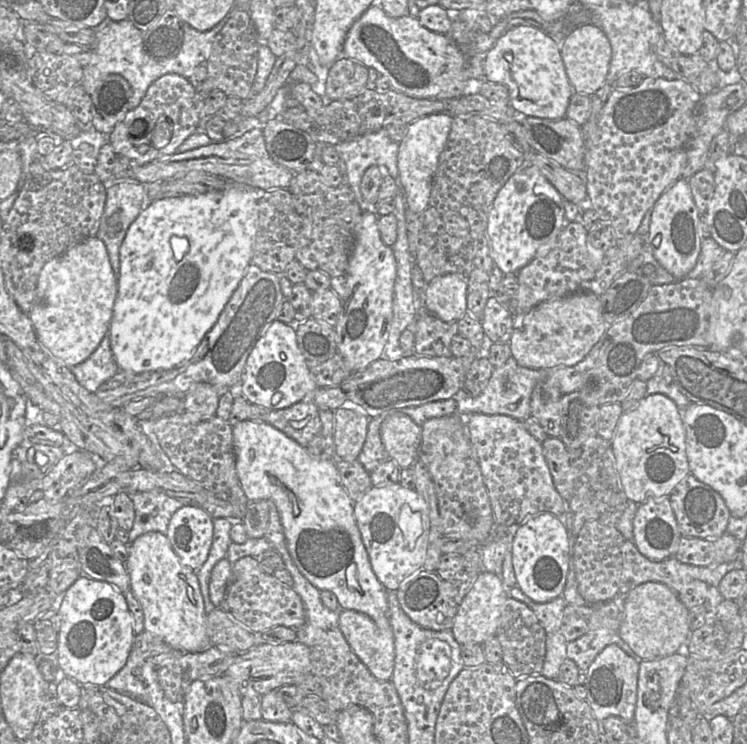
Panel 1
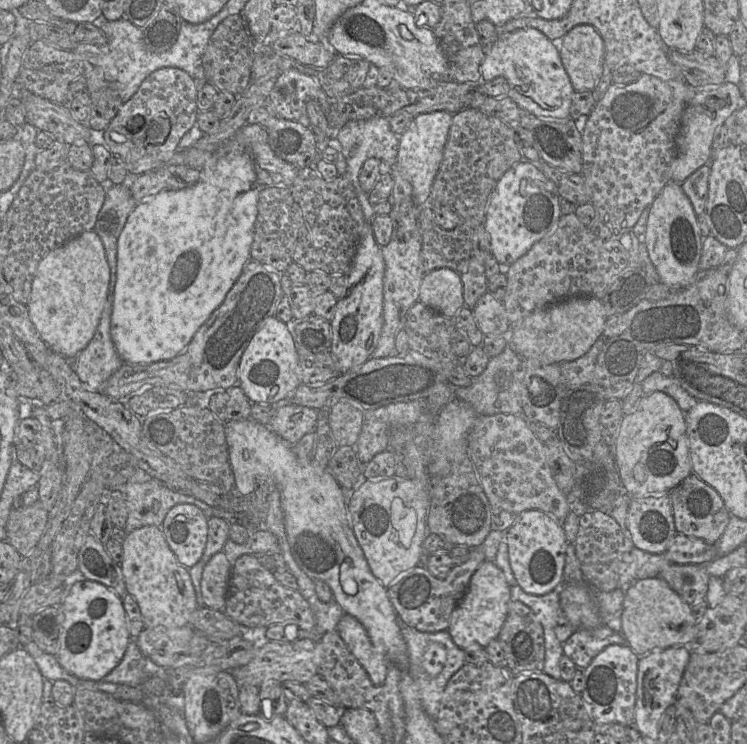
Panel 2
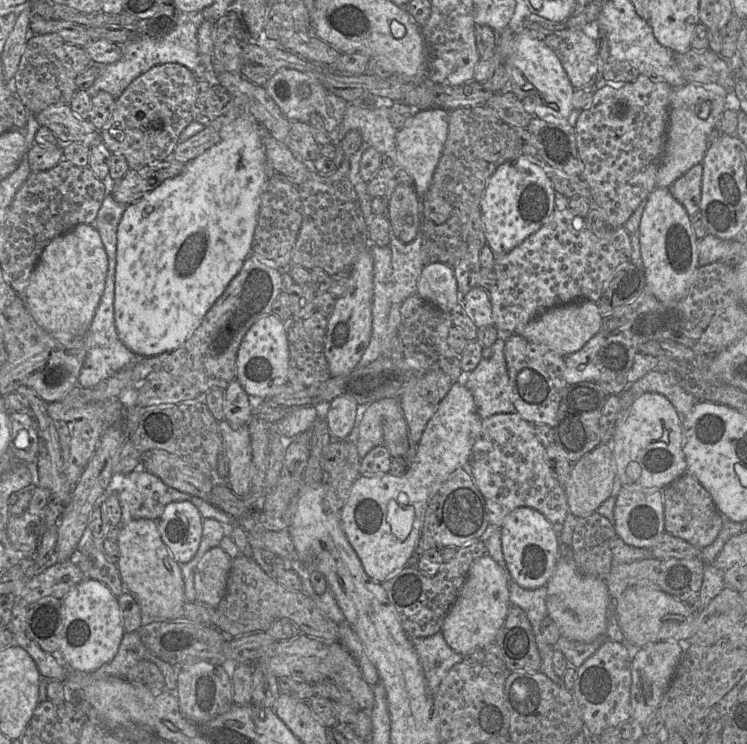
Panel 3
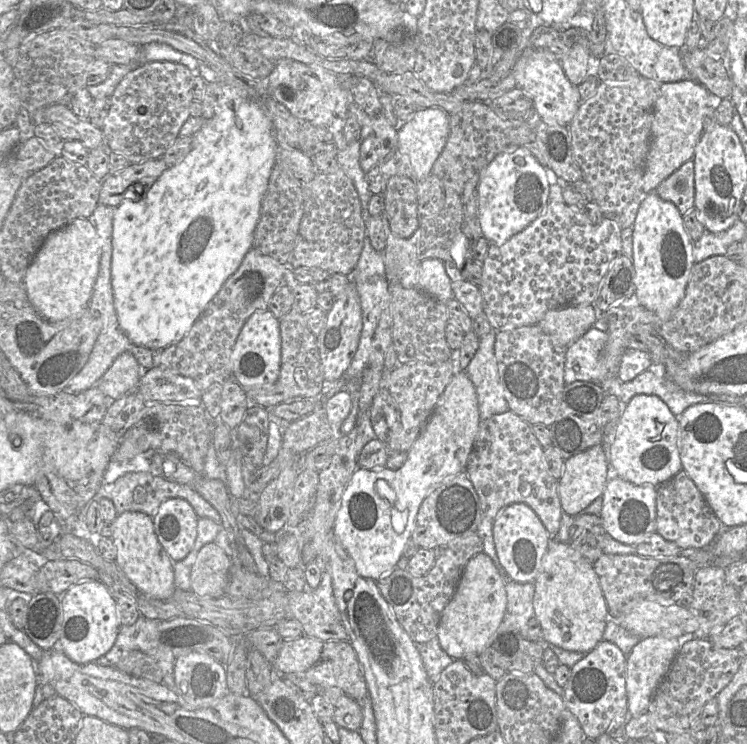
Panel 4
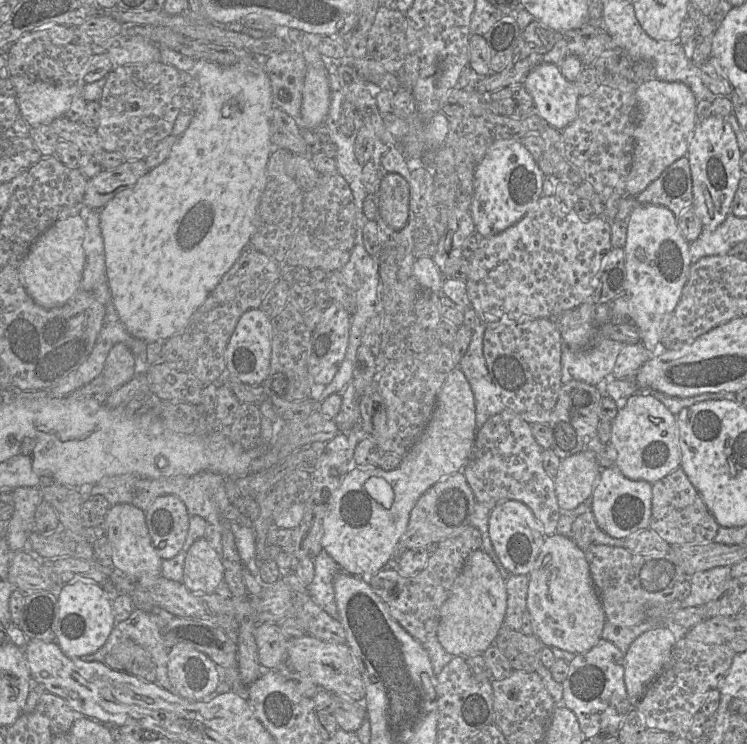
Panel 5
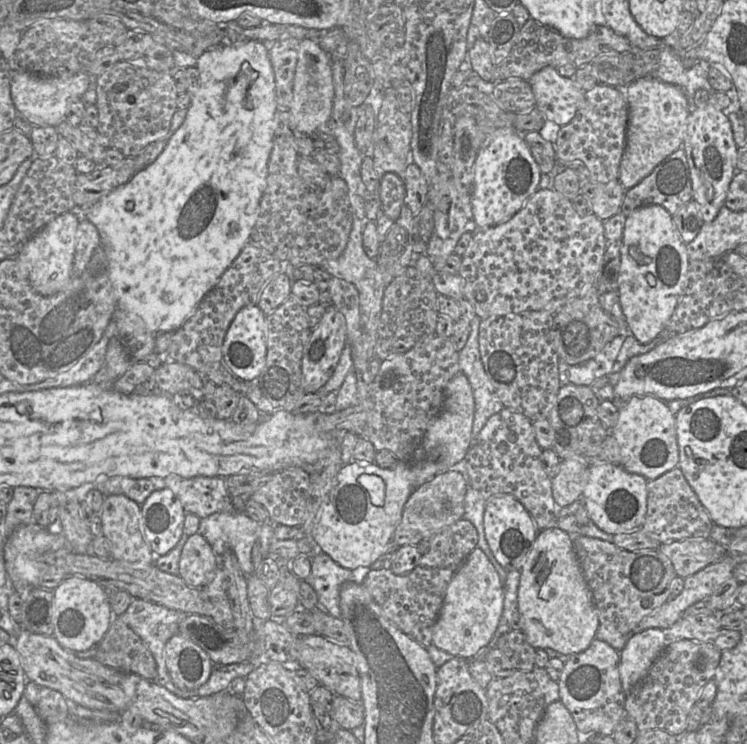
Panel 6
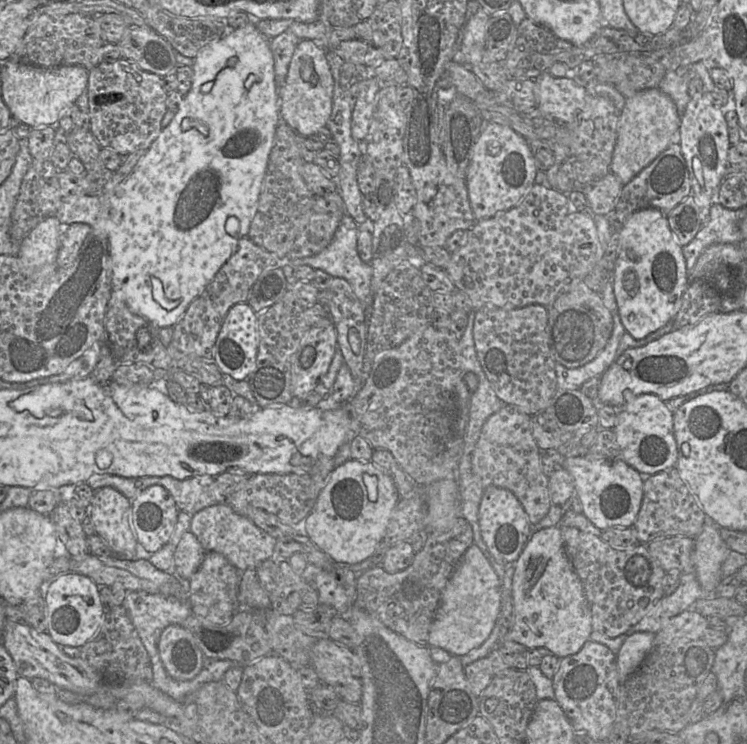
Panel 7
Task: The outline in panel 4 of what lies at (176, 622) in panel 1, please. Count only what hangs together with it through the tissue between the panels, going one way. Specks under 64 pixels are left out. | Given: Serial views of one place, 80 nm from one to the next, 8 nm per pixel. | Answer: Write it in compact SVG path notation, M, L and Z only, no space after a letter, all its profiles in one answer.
M126 511L113 521L111 539L116 547L115 563L123 574L143 594L159 599L170 599L175 590L174 562L161 546L153 526L153 517L142 512Z

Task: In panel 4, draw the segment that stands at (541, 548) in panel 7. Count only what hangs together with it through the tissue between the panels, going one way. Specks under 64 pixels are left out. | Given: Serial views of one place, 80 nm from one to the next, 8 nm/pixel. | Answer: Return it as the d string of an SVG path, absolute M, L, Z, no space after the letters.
M551 539L534 585L534 616L541 624L546 643L569 651L587 653L603 640L609 611L599 578L593 563L570 543Z

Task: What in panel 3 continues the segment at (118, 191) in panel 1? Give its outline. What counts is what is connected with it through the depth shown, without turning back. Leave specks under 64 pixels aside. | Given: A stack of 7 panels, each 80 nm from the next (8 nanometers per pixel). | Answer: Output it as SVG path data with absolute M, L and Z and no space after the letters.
M107 185L107 194L99 208L93 227L98 231L104 250L107 254L108 263L110 263L110 275L113 276L115 284L116 268L116 248L117 248L117 229L121 221L126 205L117 202L109 193L110 185Z

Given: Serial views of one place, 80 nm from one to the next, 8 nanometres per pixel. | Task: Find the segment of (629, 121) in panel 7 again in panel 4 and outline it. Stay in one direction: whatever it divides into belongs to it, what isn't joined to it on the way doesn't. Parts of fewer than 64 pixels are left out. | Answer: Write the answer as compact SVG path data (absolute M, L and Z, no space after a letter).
M694 79L660 85L659 96L653 109L650 145L643 169L642 192L650 193L655 191L664 179L677 170L683 163L693 159L695 147L704 132L704 117L710 110L716 110L717 100L720 99L718 96L711 95L702 84Z

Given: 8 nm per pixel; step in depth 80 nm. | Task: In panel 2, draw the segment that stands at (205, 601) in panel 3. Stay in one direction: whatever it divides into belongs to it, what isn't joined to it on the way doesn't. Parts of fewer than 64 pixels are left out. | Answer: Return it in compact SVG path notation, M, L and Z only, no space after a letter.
M222 551L214 554L205 564L201 577L201 592L206 607L223 610L226 602L232 564Z

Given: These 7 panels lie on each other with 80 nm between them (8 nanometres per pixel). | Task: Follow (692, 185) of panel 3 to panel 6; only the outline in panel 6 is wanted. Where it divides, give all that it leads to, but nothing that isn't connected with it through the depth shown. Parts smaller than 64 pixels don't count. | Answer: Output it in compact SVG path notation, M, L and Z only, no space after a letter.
M681 147L662 160L642 181L632 188L626 189L619 213L628 217L638 208L657 204L664 207L671 215L674 215L690 200L692 200L690 169L686 154Z

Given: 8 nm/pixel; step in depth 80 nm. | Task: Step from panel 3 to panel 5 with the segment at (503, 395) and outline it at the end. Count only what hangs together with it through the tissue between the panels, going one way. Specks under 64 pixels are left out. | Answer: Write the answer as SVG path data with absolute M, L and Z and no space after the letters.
M482 322L473 330L468 350L458 363L474 395L476 432L490 417L506 408L486 366L483 354L485 329L486 325Z

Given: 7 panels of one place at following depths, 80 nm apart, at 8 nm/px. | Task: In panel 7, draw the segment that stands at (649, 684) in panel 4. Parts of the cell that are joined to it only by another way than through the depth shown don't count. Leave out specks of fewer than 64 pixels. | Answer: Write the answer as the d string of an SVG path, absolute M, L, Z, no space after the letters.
M635 632L629 635L616 654L619 682L633 674L644 662L654 648L655 634L652 632Z

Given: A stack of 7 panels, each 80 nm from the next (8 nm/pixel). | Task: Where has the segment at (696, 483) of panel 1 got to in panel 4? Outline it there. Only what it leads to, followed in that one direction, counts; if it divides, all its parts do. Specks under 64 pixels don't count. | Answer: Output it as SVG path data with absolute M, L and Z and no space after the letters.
M682 469L656 488L656 533L674 542L682 551L708 548L718 537L722 524L687 473Z

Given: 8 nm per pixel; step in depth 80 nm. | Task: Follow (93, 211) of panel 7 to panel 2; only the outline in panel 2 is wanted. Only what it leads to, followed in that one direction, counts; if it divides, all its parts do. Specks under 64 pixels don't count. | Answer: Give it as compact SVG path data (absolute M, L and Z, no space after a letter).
M247 151L215 152L199 170L201 177L194 185L179 190L161 191L155 195L143 198L128 216L119 235L116 283L111 315L111 338L117 353L125 363L153 363L172 359L182 353L198 329L223 302L227 293L241 275L247 262L252 259L251 247L254 240L255 224L259 209L259 195L262 187L258 182L251 155Z

